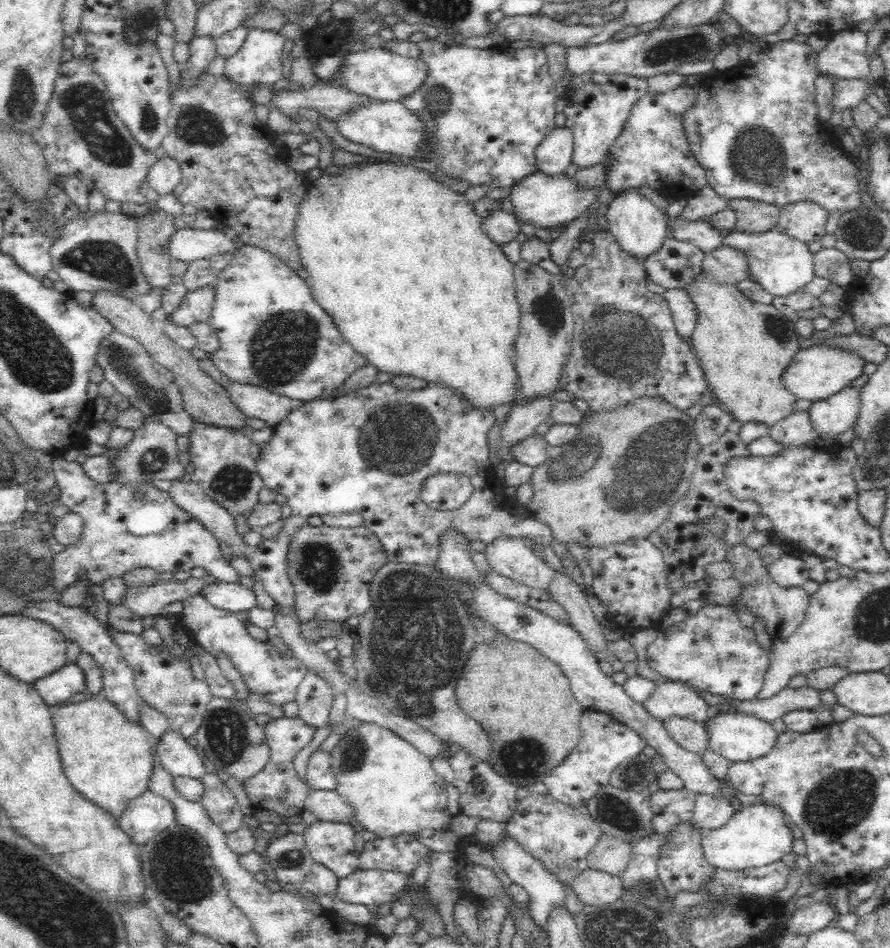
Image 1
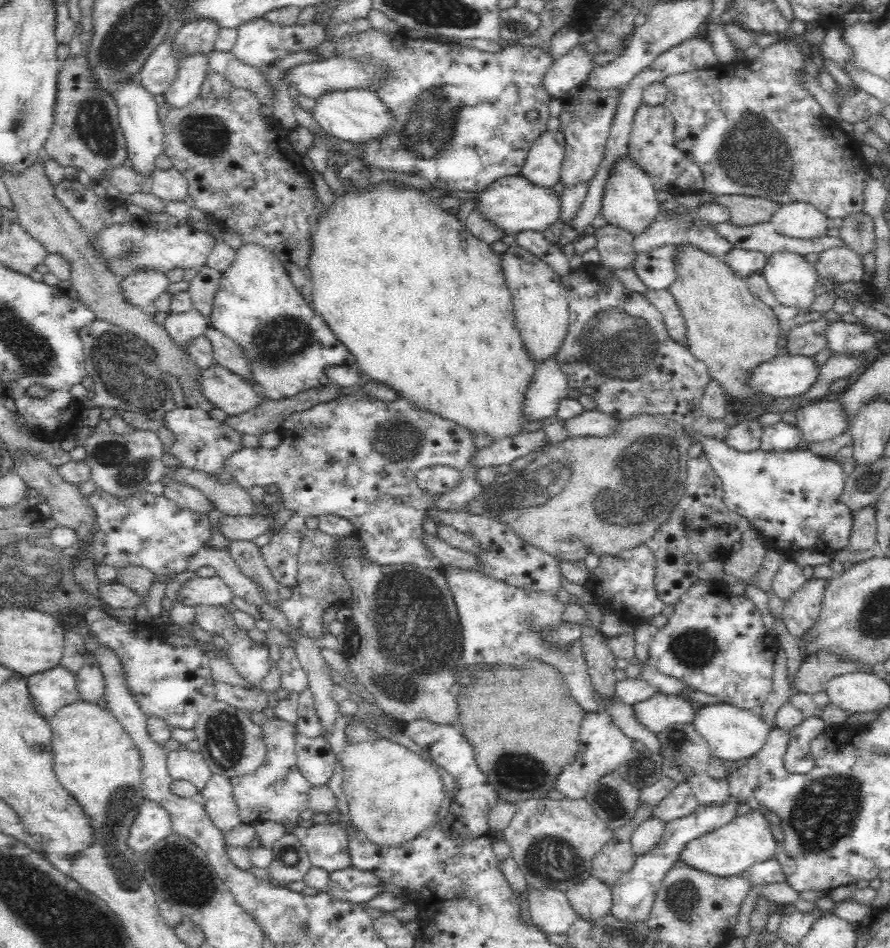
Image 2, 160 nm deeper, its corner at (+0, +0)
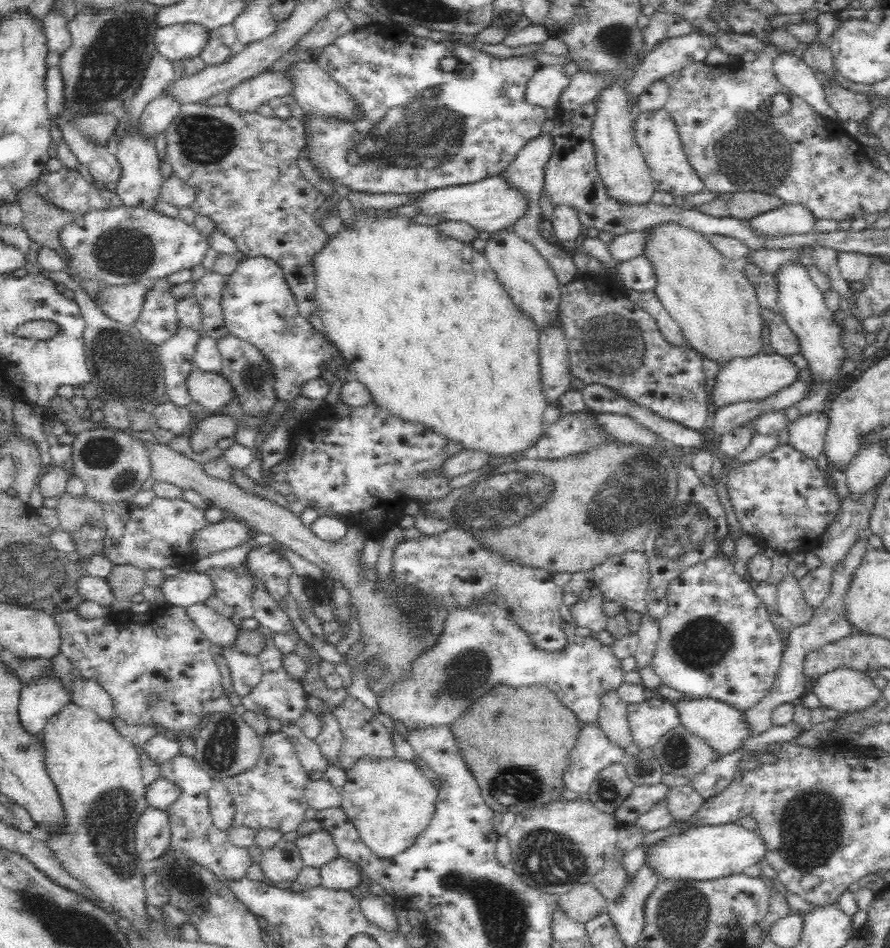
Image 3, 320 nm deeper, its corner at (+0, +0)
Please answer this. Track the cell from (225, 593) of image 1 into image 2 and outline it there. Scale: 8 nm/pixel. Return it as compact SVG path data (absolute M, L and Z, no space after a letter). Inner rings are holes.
M194 575L182 584L177 592L176 602L182 606L226 606L234 601L234 591L218 576L200 577Z

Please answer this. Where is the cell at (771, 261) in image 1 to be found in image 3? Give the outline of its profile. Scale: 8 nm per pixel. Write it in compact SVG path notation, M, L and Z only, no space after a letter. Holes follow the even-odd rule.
M790 261L782 263L773 274L777 282L778 291L778 313L783 316L789 328L796 334L803 347L802 356L808 361L808 369L811 371L814 380L811 384L813 394L809 398L800 400L794 406L783 412L785 420L794 422L810 411L826 411L825 405L832 395L832 388L837 383L839 376L838 368L840 362L846 358L844 349L840 347L840 334L842 326L834 320L835 316L825 303L823 292L814 285L808 270L800 261Z

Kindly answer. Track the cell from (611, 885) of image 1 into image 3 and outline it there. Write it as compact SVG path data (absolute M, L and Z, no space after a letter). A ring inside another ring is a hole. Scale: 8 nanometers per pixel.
M590 883L578 884L556 897L562 910L583 924L592 921L598 914L607 913L608 900L600 889Z

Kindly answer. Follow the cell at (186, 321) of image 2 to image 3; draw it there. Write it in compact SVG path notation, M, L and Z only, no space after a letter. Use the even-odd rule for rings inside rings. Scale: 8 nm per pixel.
M179 322L172 338L168 338L158 346L167 395L176 406L183 407L192 402L187 383L188 376L195 368L193 359L201 336L199 330Z

